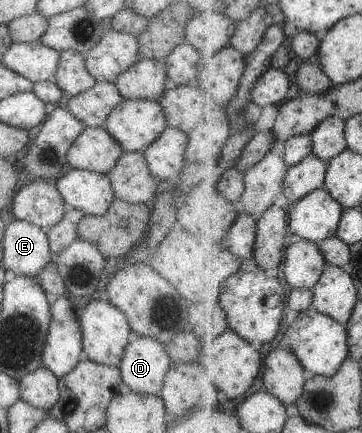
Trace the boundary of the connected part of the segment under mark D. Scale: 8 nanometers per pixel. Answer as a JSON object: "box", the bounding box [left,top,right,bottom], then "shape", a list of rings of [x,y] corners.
{"box":[117,336,172,395],"shape":[[[132,336],[122,350],[117,370],[125,390],[140,395],[157,395],[164,374],[172,364],[164,344],[151,337]]]}

